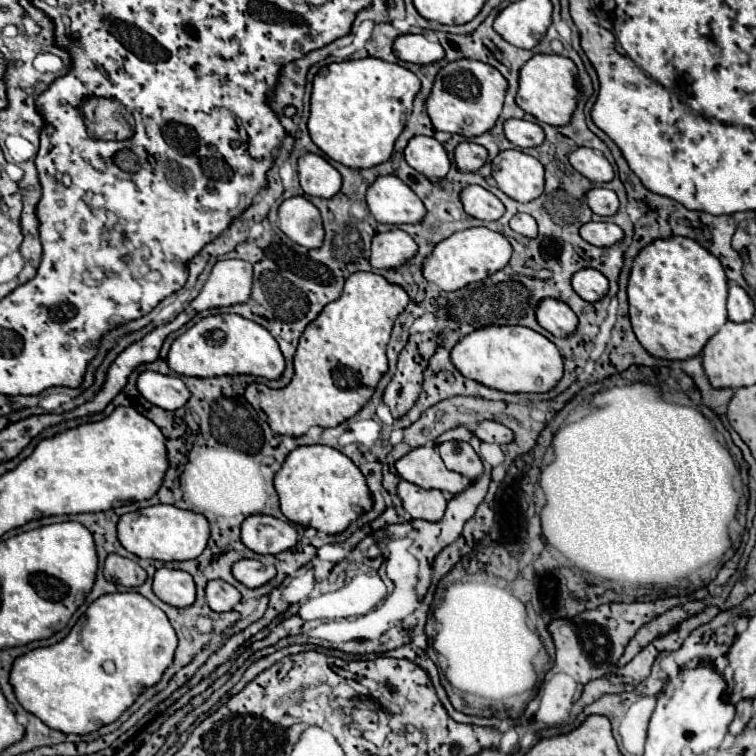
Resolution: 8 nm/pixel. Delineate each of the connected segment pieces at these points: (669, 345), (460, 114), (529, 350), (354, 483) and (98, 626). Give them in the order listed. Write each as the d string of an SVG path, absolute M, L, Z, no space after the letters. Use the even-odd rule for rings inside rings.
M681 236L655 240L653 244L645 246L635 258L627 286L629 318L637 340L651 356L663 360L687 360L695 354L701 354L707 340L727 322L727 288L727 276L721 262L695 240Z
M467 58L455 60L449 62L437 74L431 96L427 100L427 114L435 130L461 134L465 138L481 136L487 130L491 130L499 120L505 92L507 92L507 80L497 68Z
M487 326L475 330L457 342L451 350L451 360L465 378L509 394L543 394L553 390L563 376L563 358L557 346L525 326Z
M299 446L295 448L281 470L275 474L275 490L281 500L281 512L289 522L301 524L301 526L311 526L323 534L341 534L347 530L351 522L355 522L361 514L369 512L373 508L373 498L371 490L367 488L367 480L363 472L339 450L331 446Z
M137 592L105 594L97 598L77 620L73 630L61 642L31 650L19 656L11 668L11 686L21 706L35 714L43 724L63 734L91 734L105 724L115 722L147 688L155 686L163 672L171 666L177 648L177 634L165 612ZM111 660L115 672L107 674L103 662Z

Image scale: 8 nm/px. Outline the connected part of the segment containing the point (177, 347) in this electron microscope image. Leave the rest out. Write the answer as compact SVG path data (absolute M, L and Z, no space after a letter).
M237 314L201 318L173 342L167 364L175 374L197 378L251 374L267 380L279 380L285 370L285 358L279 350L277 340L263 326Z

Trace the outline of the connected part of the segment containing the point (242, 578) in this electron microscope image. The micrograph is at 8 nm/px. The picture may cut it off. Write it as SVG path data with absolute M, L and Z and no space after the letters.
M239 560L233 564L233 576L247 588L259 588L275 578L275 566L259 560Z

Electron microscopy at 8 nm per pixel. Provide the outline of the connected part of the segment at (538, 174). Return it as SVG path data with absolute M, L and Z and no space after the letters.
M521 150L499 152L493 160L493 178L499 190L517 202L531 202L545 188L543 164Z

